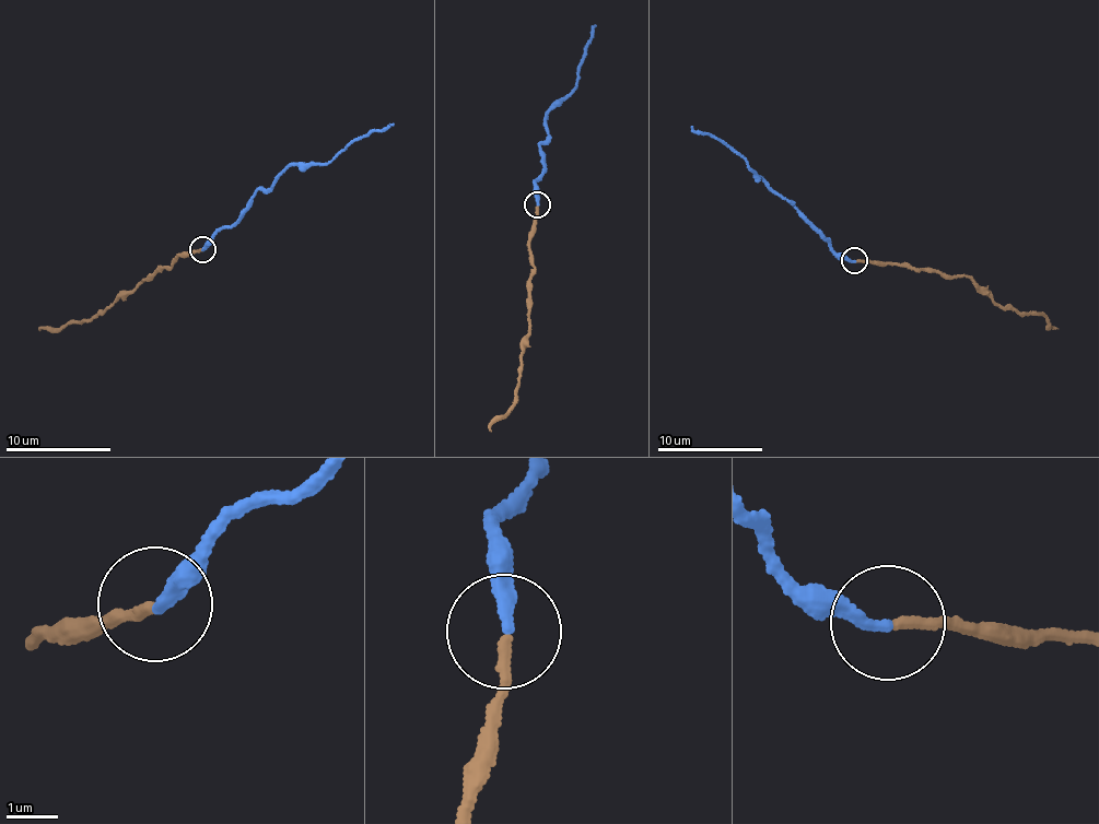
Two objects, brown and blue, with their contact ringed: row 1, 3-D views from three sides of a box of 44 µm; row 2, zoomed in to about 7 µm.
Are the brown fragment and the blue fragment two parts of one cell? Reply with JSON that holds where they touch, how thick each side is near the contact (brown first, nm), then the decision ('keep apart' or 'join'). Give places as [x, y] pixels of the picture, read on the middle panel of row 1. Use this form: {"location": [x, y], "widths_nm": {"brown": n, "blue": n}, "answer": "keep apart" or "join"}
{"location": [537, 204], "widths_nm": {"brown": 220, "blue": 240}, "answer": "keep apart"}

